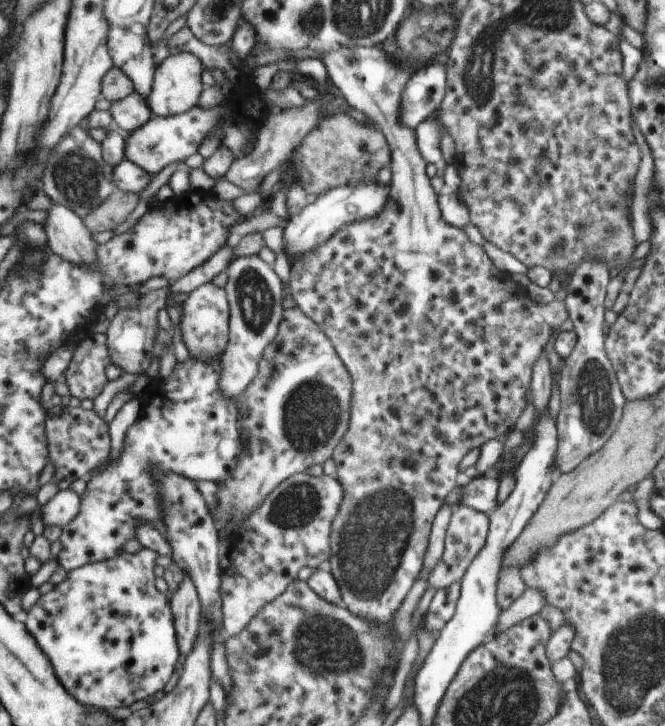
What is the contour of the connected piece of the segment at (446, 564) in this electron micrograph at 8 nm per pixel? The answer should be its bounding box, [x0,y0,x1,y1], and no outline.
[430,503,490,590]

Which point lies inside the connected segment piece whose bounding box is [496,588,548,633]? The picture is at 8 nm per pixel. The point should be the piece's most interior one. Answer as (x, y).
(532, 601)

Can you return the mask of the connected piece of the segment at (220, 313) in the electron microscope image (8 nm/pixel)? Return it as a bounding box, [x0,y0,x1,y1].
[180,282,232,362]

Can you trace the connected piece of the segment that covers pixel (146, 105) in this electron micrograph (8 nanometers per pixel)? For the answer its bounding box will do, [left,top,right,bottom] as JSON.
[110,91,155,135]

